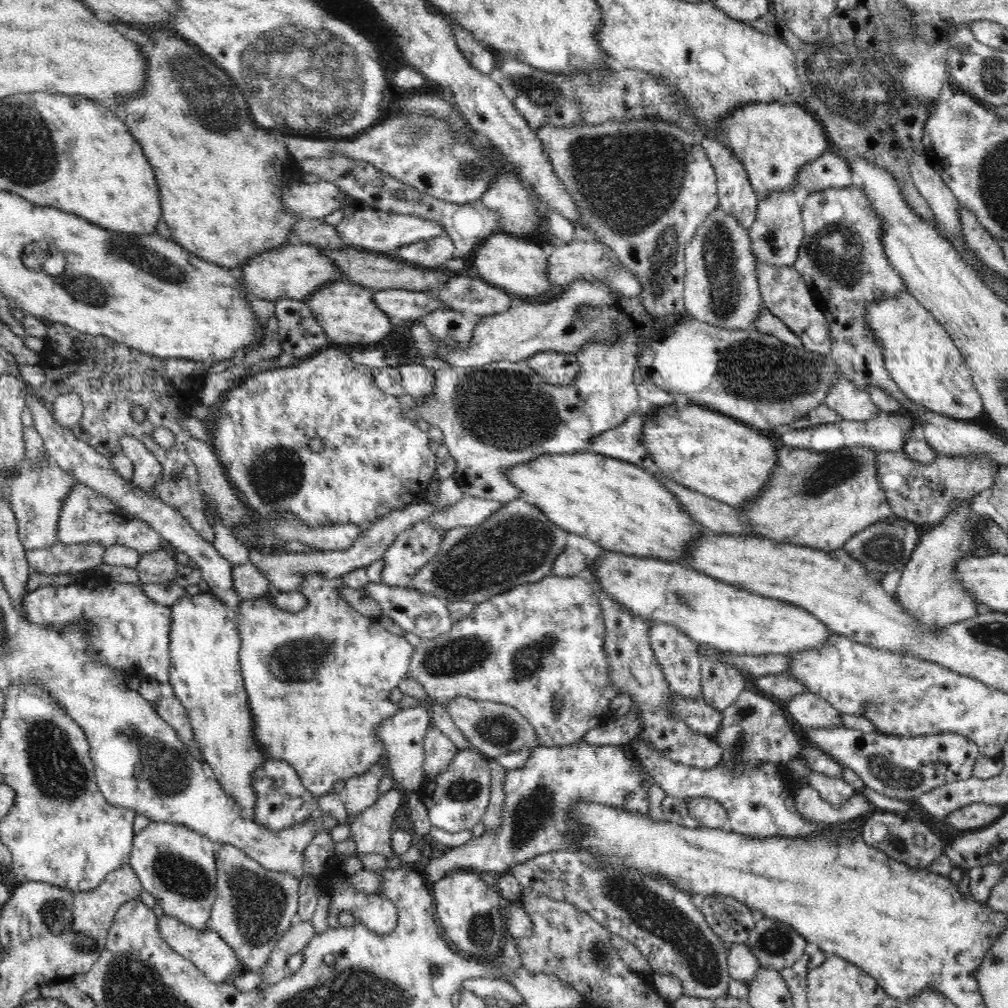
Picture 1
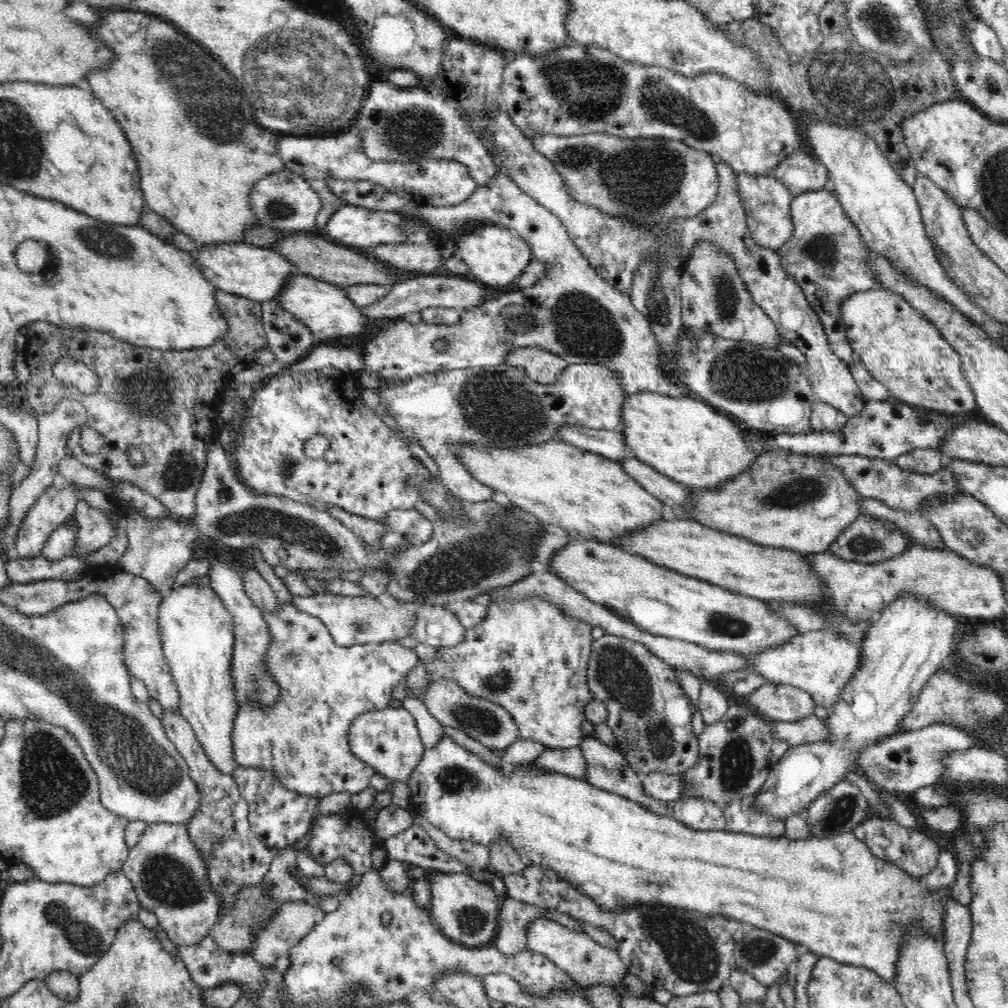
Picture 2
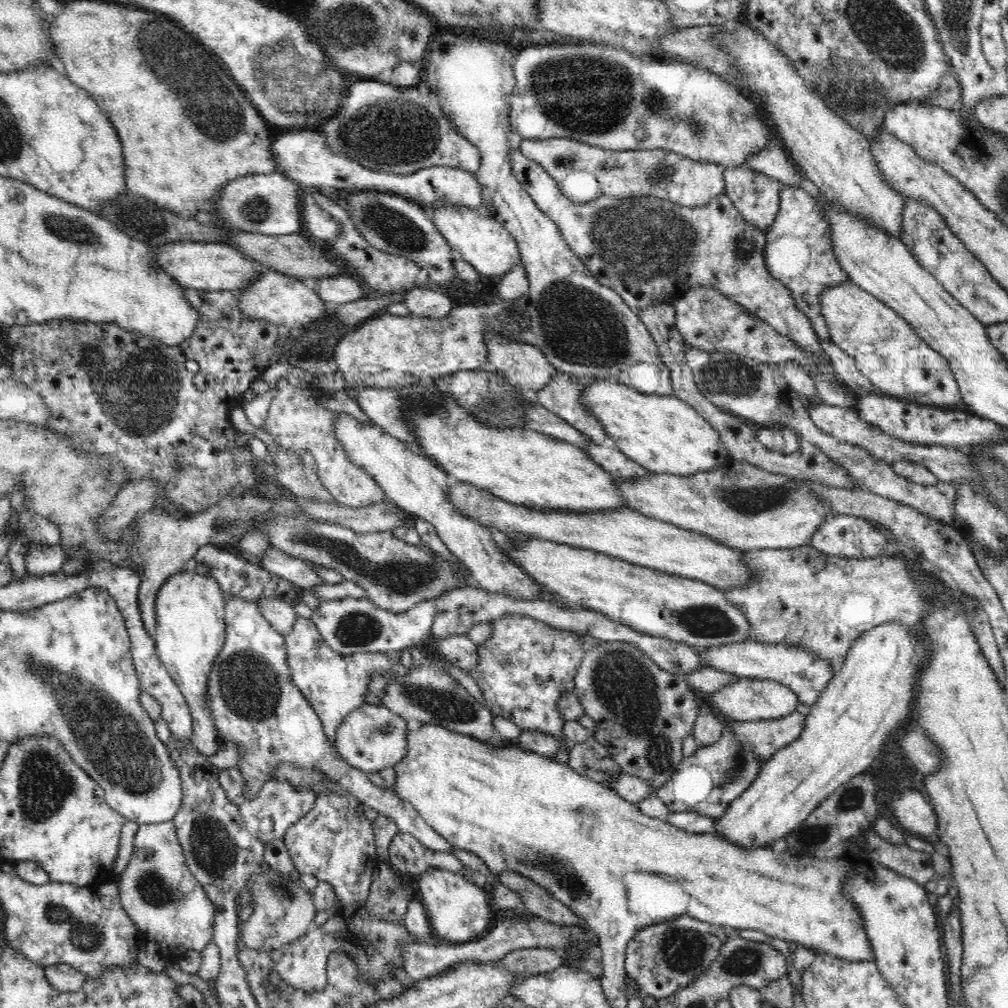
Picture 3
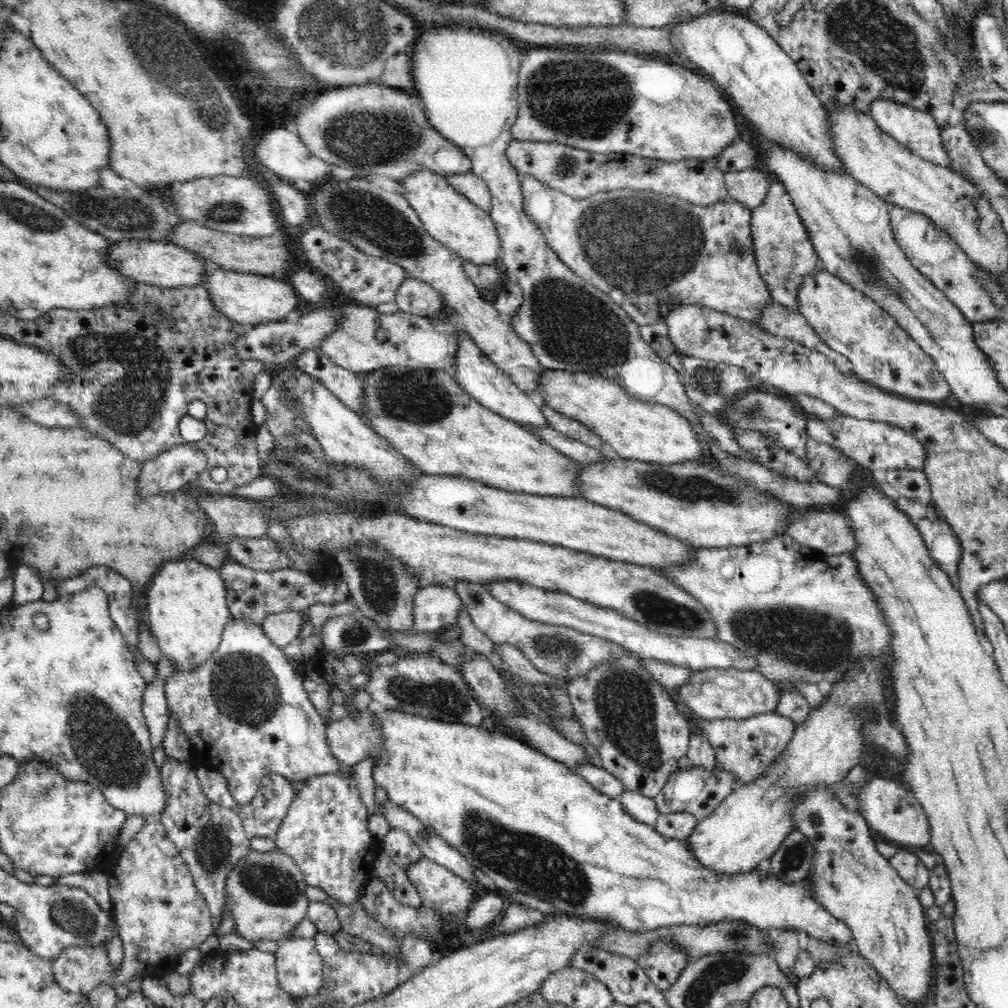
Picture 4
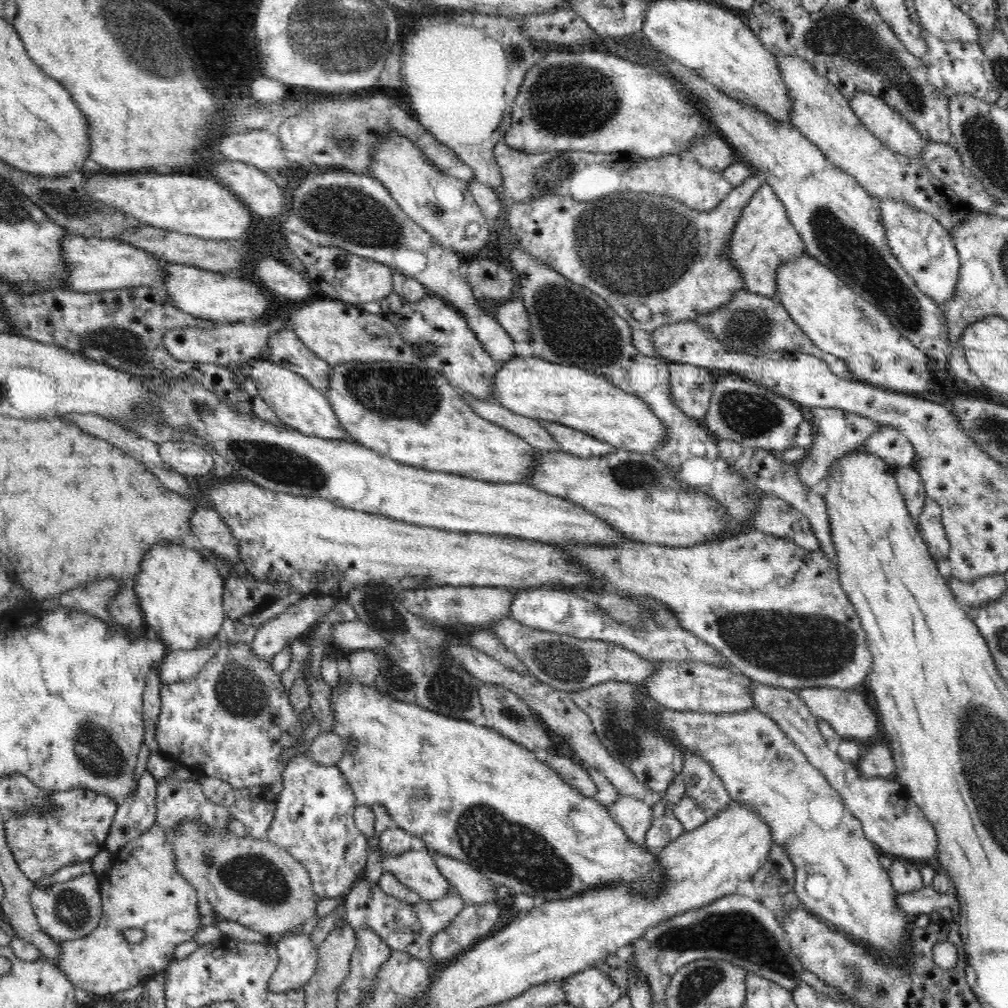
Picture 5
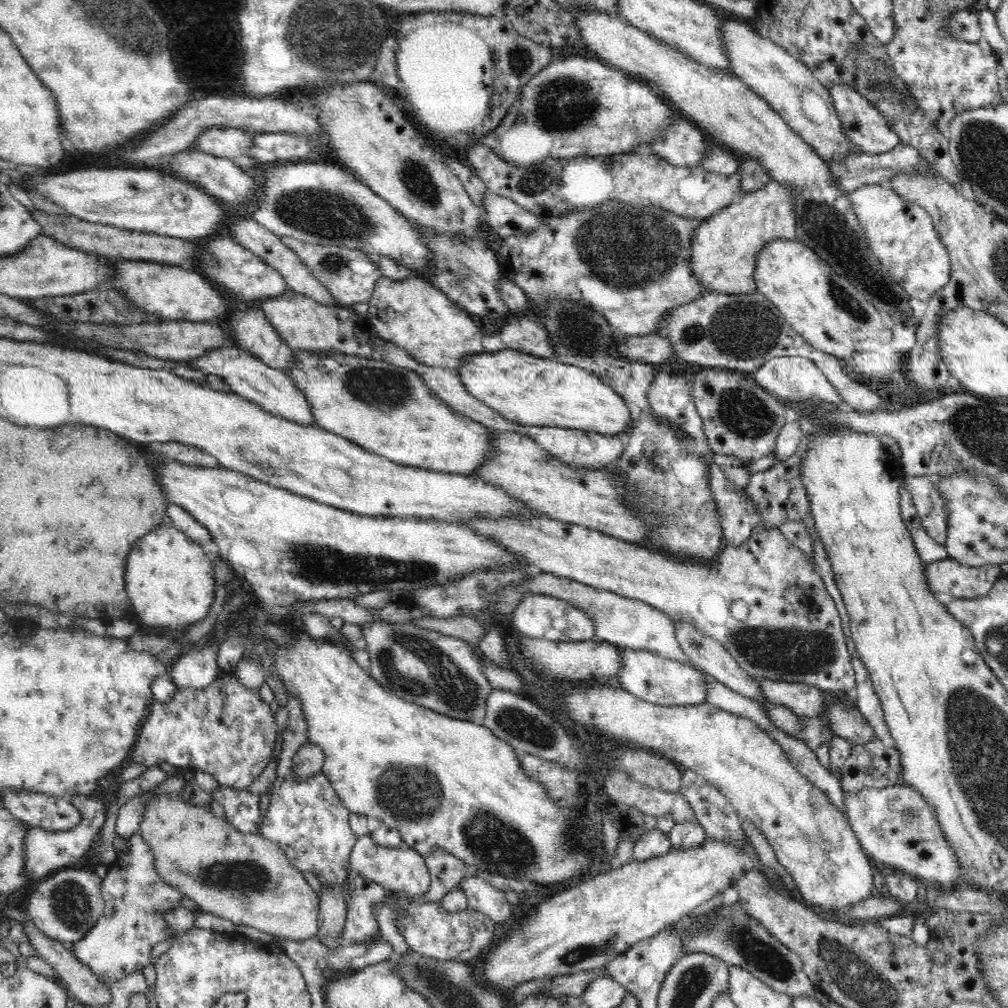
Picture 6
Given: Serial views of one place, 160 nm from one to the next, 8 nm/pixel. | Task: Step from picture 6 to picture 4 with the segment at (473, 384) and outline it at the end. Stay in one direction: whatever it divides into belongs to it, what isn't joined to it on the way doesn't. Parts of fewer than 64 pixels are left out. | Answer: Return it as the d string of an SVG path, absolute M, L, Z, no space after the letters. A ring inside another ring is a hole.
M544 369L537 382L539 387L533 393L535 399L545 402L552 410L576 419L580 424L587 426L605 443L609 443L619 457L628 460L637 460L661 465L671 465L679 462L699 460L702 456L702 447L696 438L695 430L687 418L678 414L672 408L656 403L642 402L632 398L626 389L618 386L614 380L596 374L579 373L567 370Z

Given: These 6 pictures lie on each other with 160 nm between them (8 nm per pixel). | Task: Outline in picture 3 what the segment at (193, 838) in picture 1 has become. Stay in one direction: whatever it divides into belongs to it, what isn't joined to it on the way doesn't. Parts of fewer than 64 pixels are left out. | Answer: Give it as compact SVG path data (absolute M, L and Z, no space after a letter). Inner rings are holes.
M172 821L152 825L139 824L134 839L134 852L126 870L119 875L120 880L117 883L123 909L136 925L142 940L156 940L159 952L165 960L179 959L187 950L201 951L212 941L216 909L205 891L200 889L198 881L192 876Z

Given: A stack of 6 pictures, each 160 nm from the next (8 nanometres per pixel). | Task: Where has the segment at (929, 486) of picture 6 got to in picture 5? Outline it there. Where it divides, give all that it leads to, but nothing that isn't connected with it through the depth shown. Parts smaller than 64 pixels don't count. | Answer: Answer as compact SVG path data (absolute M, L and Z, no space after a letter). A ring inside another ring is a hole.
M926 497L918 528L934 558L947 559L950 543L941 523L941 508L936 499Z

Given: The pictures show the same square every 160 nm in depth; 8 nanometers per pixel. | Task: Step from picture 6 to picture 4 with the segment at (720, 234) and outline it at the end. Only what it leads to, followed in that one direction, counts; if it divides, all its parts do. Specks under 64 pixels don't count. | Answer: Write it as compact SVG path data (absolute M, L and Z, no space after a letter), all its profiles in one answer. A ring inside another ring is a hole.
M771 182L765 202L751 214L753 253L760 276L767 284L772 300L798 312L797 294L799 286L803 284L803 278L817 273L818 269L827 271L814 250L806 226L803 225L788 190L780 182Z

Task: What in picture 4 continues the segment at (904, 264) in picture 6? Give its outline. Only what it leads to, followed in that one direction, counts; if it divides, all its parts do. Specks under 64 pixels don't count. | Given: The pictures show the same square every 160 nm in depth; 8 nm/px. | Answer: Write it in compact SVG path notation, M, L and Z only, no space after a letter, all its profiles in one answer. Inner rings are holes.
M895 205L892 206L889 217L896 243L905 252L912 266L929 278L933 285L962 311L969 322L976 324L1001 318L990 293L975 277L976 264L968 259L964 250L961 250L960 246L940 229L940 226L935 225L932 219L924 214Z

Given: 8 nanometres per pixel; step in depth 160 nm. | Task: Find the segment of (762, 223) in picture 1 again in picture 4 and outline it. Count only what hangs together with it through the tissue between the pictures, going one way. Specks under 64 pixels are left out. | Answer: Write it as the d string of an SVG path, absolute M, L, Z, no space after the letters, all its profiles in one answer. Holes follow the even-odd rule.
M748 168L726 173L725 184L730 200L742 202L753 211L765 202L771 182L758 169Z

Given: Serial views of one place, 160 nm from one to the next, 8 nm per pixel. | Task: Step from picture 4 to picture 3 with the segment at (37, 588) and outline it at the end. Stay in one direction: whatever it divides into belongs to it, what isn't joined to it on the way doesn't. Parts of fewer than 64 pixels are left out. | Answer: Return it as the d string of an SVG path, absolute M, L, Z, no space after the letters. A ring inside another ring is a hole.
M32 542L26 553L26 571L27 574L53 574L61 571L67 560L67 554L59 543L48 546Z

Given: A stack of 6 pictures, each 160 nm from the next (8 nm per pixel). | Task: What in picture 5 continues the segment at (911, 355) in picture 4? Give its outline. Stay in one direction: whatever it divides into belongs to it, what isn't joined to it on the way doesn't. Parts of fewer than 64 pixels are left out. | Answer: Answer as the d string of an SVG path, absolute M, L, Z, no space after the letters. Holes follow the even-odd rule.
M806 252L780 263L775 270L775 281L777 291L774 297L784 305L792 320L820 350L841 358L855 380L905 394L934 388L930 358L916 348L888 317L812 255Z

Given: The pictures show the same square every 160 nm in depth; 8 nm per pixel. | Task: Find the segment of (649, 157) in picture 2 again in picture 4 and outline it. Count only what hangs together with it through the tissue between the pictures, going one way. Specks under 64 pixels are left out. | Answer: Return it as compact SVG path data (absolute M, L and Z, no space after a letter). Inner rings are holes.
M512 139L506 156L520 178L534 177L536 181L574 199L584 199L600 192L630 189L651 191L664 196L676 196L696 206L711 206L729 201L725 174L716 169L715 159L683 158L663 161L628 153L591 153L559 142L532 142Z

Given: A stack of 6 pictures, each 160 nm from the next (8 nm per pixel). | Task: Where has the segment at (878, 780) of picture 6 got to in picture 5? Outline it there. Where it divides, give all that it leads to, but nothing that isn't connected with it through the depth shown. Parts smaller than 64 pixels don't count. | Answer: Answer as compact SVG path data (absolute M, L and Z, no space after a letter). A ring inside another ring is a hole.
M888 743L874 744L866 750L866 754L859 756L855 767L862 777L866 778L893 778L896 774L896 765L893 752Z

